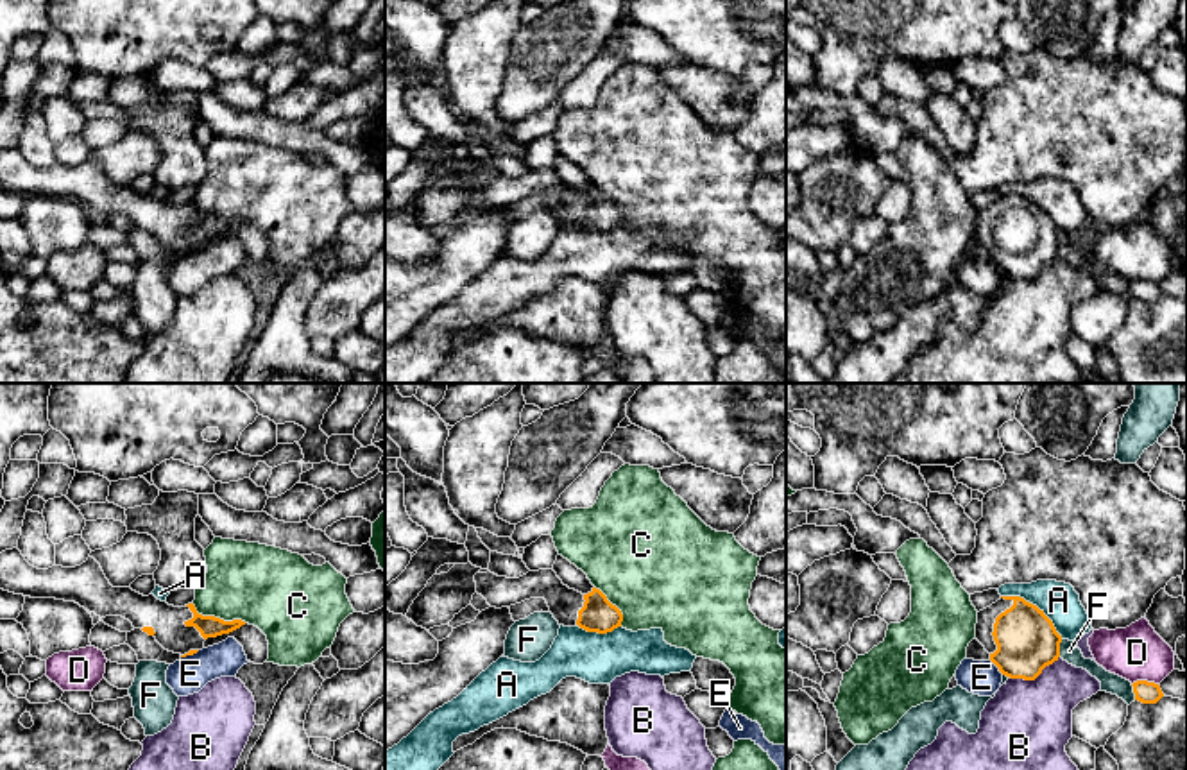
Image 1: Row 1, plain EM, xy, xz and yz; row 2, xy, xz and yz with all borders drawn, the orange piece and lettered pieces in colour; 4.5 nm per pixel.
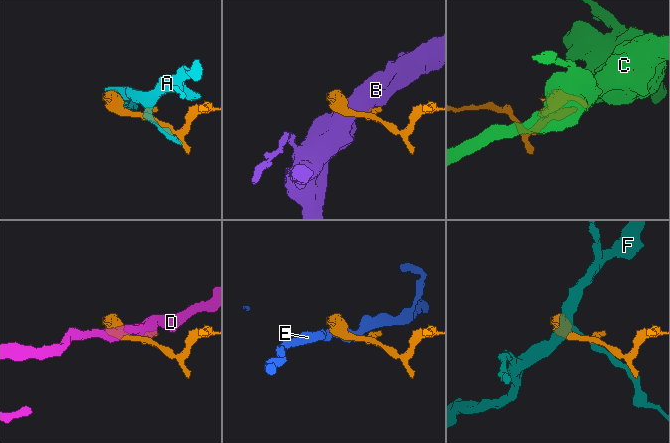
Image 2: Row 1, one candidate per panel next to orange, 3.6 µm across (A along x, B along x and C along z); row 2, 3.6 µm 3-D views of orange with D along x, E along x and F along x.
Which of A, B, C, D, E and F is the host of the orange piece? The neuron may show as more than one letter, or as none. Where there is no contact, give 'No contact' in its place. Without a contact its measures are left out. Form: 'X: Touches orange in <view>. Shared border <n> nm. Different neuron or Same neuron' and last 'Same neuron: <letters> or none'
A: Touches orange in yz. Shared border 340 nm. Different neuron
B: Touches orange in yz. Shared border 260 nm. Different neuron
C: Touches orange in xy. Shared border 260 nm. Different neuron
D: Touches orange in yz. Shared border 120 nm. Different neuron
E: Touches orange in yz. Shared border 90 nm. Different neuron
F: Touches orange in yz. Shared border 80 nm. Different neuron
Same neuron: none

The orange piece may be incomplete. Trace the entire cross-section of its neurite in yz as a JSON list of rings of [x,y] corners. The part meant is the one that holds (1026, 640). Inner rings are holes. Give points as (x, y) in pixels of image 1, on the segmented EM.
[[[1001,596],[978,612],[976,637],[1010,679],[1035,680],[1060,657],[1062,636],[1037,605]]]

